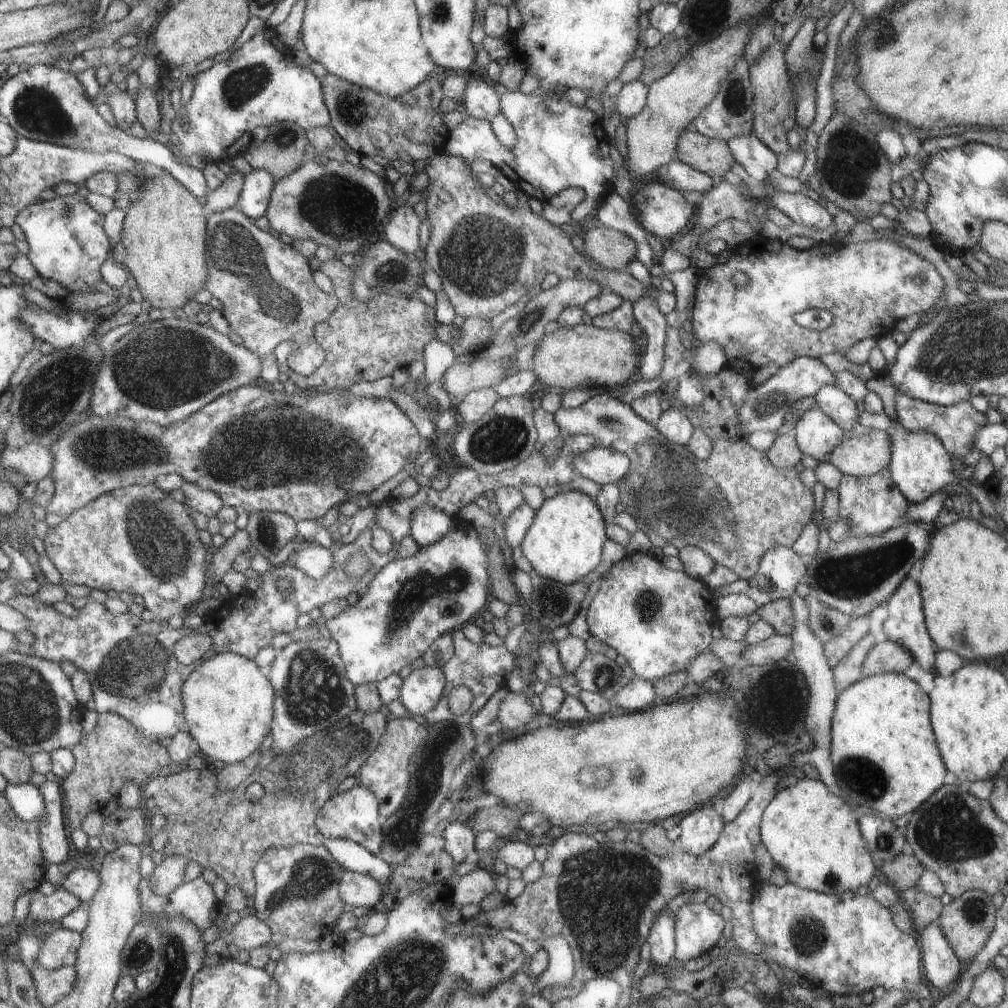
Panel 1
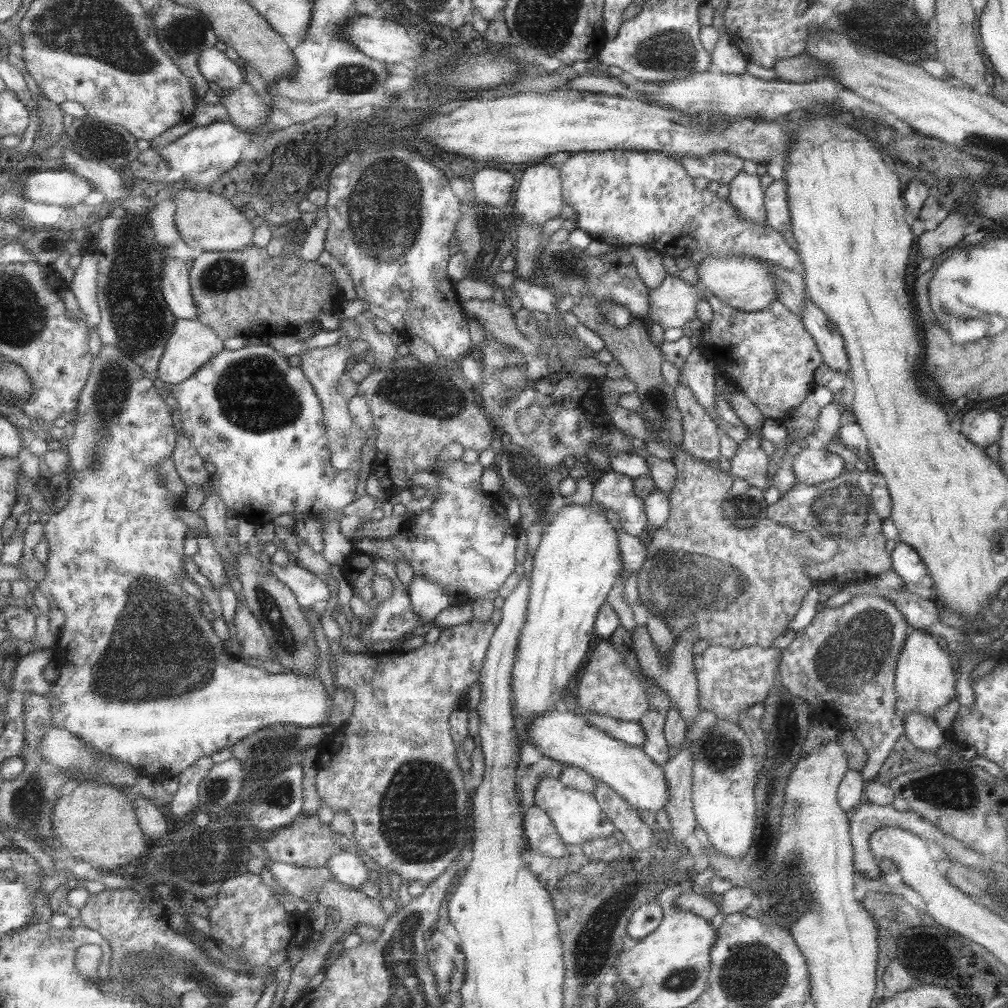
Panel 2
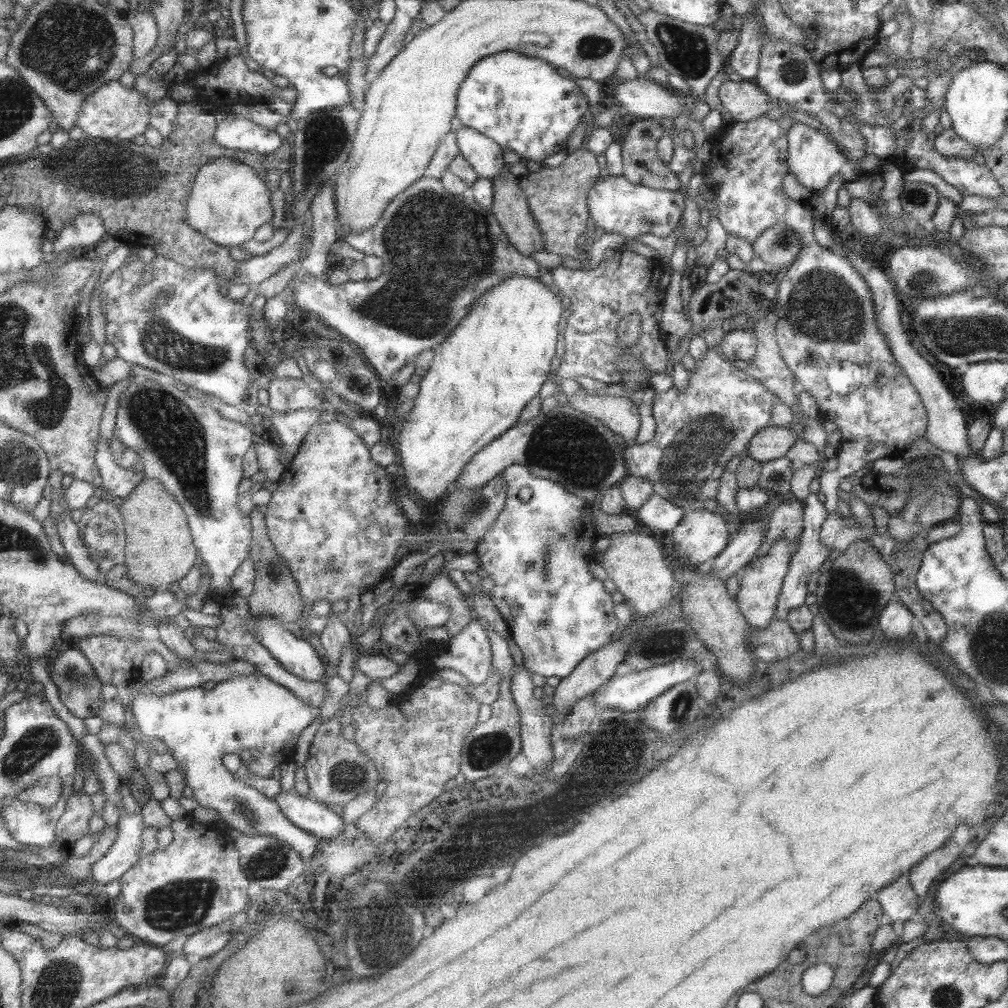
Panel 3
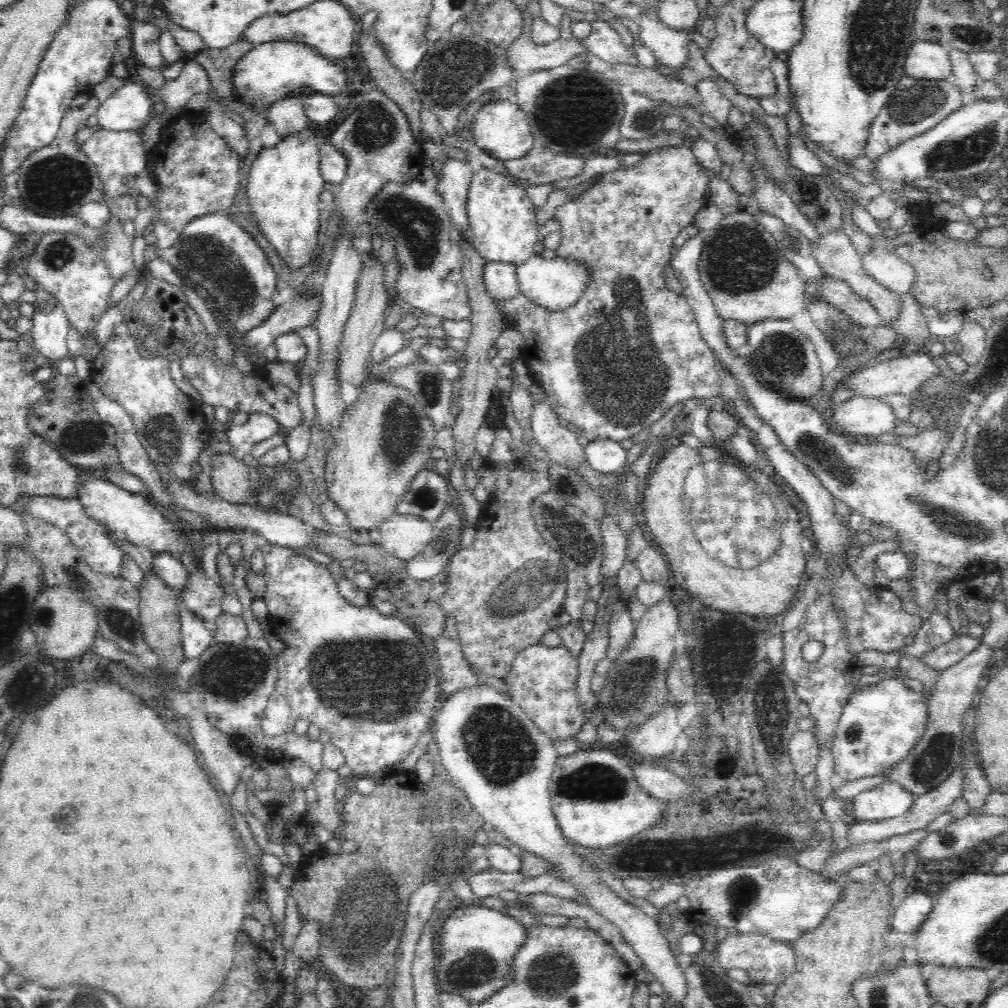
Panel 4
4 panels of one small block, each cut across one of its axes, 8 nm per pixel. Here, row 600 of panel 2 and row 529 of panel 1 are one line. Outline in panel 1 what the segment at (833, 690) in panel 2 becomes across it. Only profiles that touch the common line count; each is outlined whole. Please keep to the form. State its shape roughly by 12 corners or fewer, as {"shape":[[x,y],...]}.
{"shape":[[888,467],[843,475],[839,521],[852,537],[897,527],[910,505]]}

